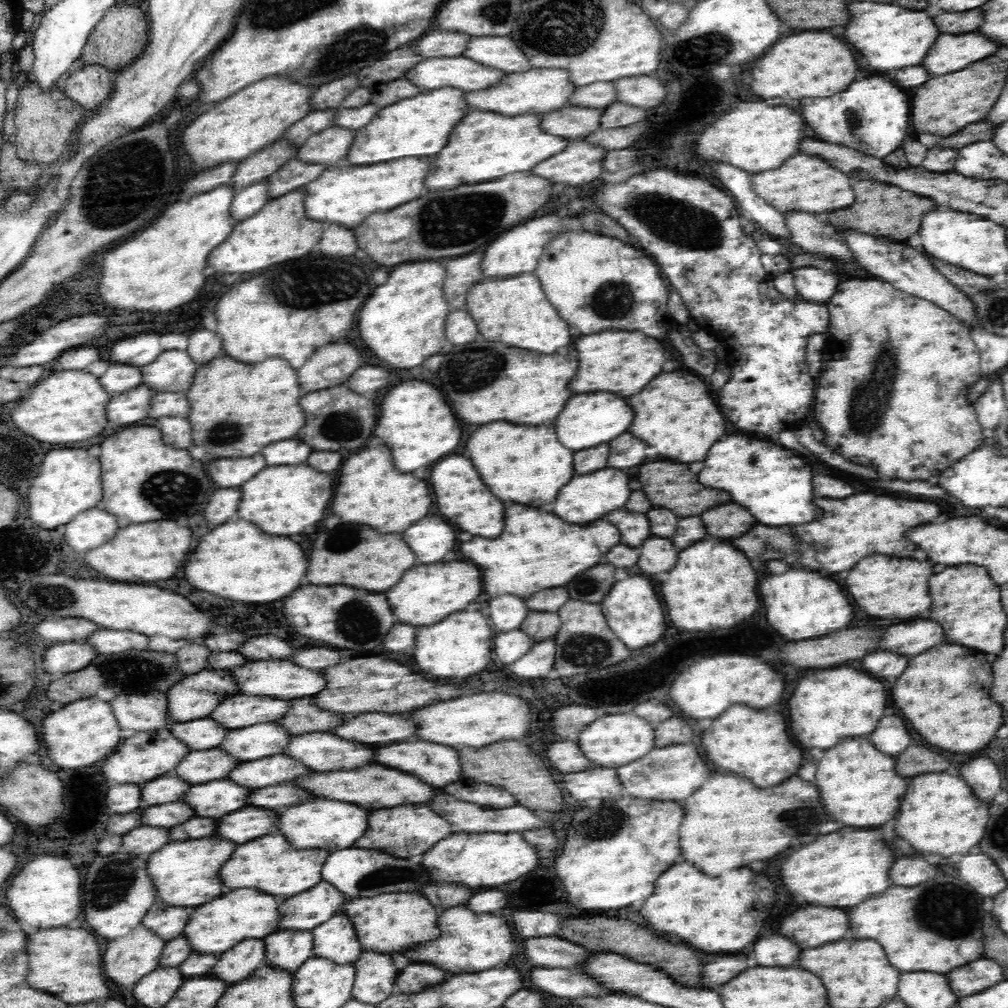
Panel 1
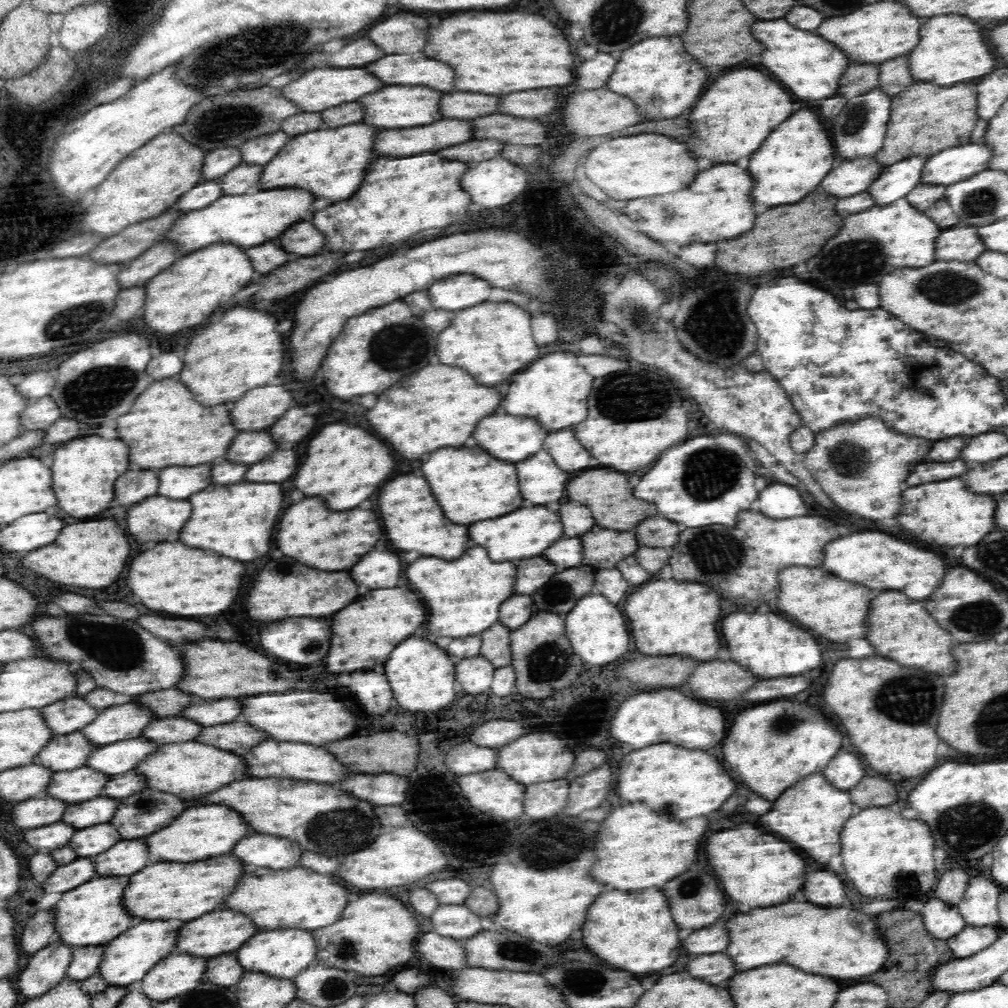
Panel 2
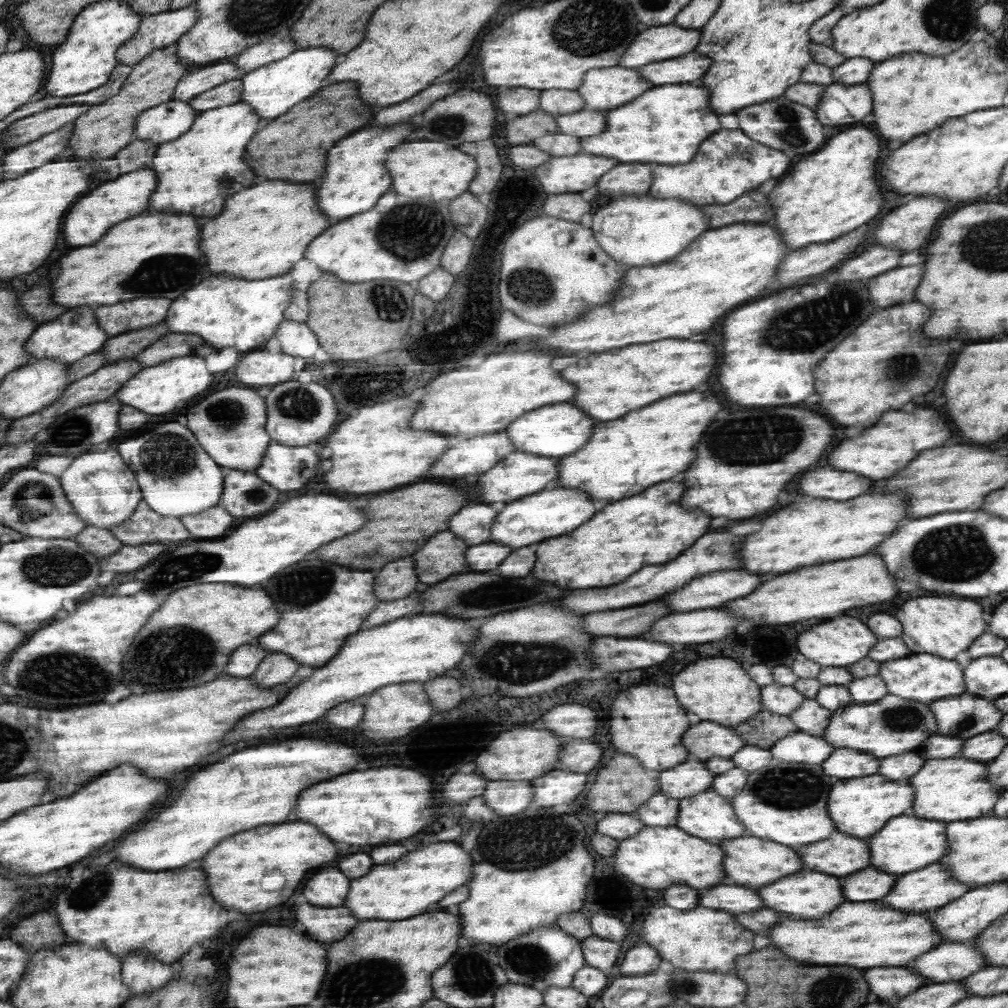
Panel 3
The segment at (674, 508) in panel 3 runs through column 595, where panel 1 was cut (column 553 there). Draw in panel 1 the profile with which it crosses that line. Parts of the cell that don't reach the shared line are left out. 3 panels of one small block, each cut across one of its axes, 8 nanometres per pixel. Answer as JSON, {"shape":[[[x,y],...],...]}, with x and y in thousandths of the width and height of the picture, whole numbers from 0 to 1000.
{"shape":[[[516,500],[502,502],[500,528],[490,536],[468,534],[456,542],[460,556],[476,562],[480,587],[486,593],[498,589],[510,589],[524,593],[534,585],[552,583],[565,577],[571,569],[585,562],[597,558],[607,542],[615,538],[615,528],[611,522],[591,516],[581,522],[558,520],[546,508],[536,508],[532,504],[518,504]]]}

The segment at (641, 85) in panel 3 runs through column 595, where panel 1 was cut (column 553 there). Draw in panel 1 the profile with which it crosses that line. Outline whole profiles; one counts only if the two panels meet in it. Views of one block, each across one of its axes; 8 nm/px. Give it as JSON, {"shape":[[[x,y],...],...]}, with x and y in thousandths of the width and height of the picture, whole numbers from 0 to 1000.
{"shape":[[[528,67],[522,71],[512,71],[506,75],[500,75],[492,85],[486,85],[482,89],[474,91],[462,91],[460,99],[466,107],[472,109],[484,109],[484,111],[496,111],[500,115],[512,115],[512,113],[540,113],[548,111],[552,107],[562,105],[562,95],[569,91],[569,85],[565,85],[565,79],[562,79],[562,71],[552,67]]]}

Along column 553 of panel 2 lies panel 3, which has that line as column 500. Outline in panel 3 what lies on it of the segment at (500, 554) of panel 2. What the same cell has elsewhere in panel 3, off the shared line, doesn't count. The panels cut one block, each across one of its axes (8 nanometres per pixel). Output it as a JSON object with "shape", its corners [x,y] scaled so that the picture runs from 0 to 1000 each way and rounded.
{"shape":[[[550,484],[546,488],[540,486],[530,492],[520,492],[512,498],[502,500],[500,506],[494,508],[490,520],[486,522],[486,536],[498,542],[506,542],[506,544],[526,542],[526,540],[532,540],[550,532],[565,530],[569,524],[585,516],[589,508],[591,508],[591,502],[585,496],[585,492],[579,488],[562,486],[562,484]]]}

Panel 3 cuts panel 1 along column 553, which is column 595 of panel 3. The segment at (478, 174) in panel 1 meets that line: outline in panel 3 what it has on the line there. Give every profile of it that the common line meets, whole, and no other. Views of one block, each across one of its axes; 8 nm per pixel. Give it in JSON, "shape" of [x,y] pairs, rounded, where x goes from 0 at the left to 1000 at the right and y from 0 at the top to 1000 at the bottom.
{"shape":[[[687,83],[649,85],[641,95],[633,95],[629,103],[619,103],[601,113],[601,127],[593,135],[575,139],[577,151],[609,157],[613,161],[637,163],[681,163],[690,155],[690,147],[706,131],[714,127],[712,113],[702,109],[702,91]]]}

